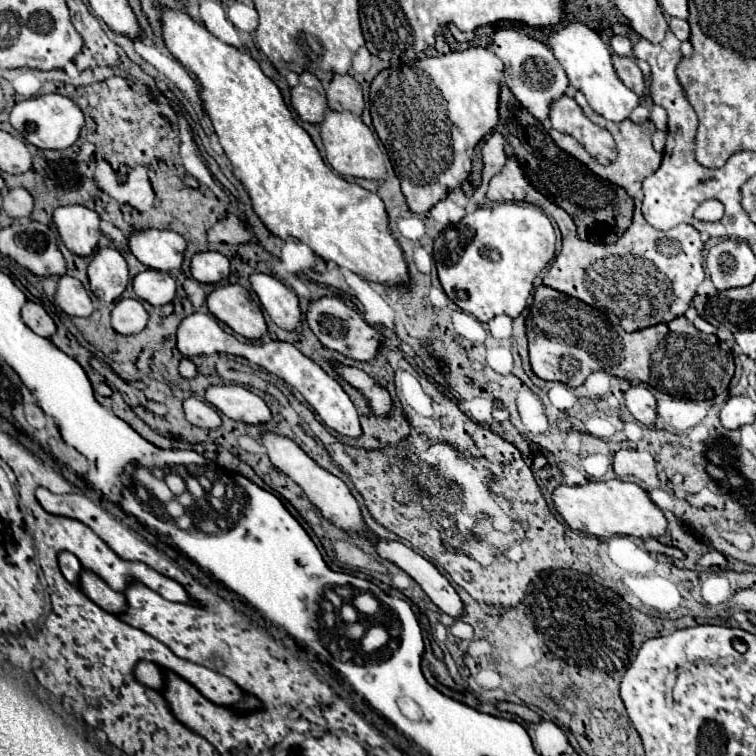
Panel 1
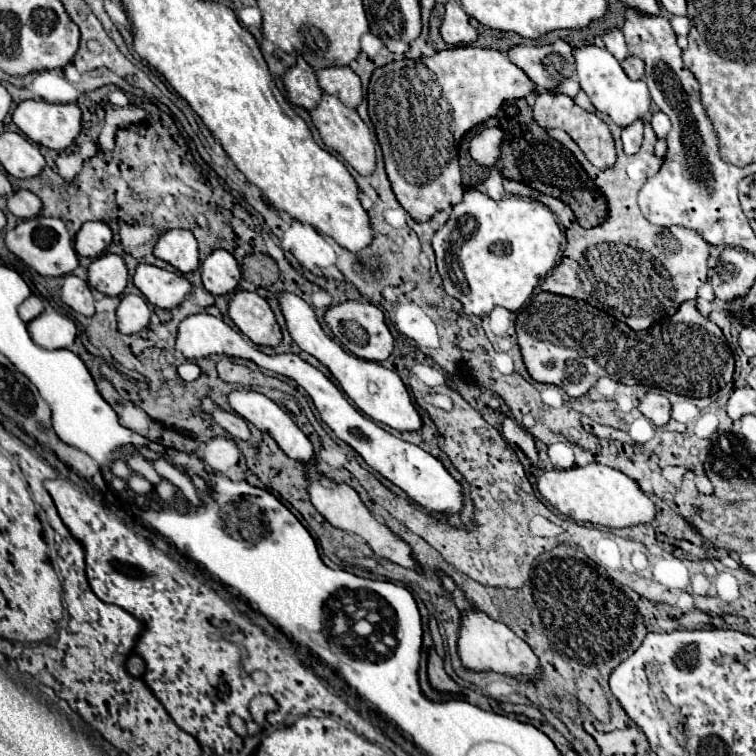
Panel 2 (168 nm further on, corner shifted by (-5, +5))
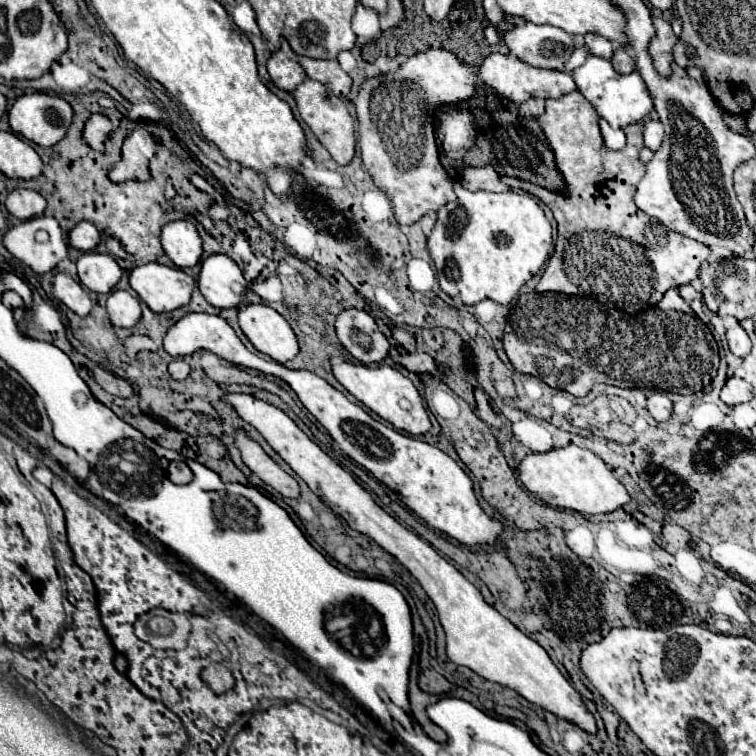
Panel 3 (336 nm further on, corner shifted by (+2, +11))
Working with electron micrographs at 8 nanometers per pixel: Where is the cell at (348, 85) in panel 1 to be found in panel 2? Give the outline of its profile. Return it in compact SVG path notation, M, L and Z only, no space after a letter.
M329 67L321 69L317 73L319 87L341 99L347 107L357 107L363 101L363 89L361 89L361 79L357 73L351 71L351 67Z

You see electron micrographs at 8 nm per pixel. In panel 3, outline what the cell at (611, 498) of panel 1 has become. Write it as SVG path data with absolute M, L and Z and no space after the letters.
M576 445L552 447L546 453L530 453L518 465L518 477L530 493L540 501L558 509L574 509L584 515L610 513L630 501L622 483L612 475L612 469L588 449Z

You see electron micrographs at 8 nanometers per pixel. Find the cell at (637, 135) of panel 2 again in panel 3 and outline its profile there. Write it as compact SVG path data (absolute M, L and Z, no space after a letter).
M600 119L600 131L602 131L602 137L604 137L604 145L608 147L608 149L622 149L624 145L626 145L626 135L624 135L624 131L622 129L612 129L610 125L608 125L608 121L604 121L604 119Z

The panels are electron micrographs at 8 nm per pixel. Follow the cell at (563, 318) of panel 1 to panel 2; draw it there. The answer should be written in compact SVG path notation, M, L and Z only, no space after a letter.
M541 291L531 299L525 309L521 309L515 325L529 375L539 383L551 383L561 387L571 397L585 395L599 377L611 377L625 385L657 385L659 389L687 397L709 397L733 379L735 359L731 355L727 339L715 323L711 323L697 311L695 301L685 301L673 317L661 319L645 331L633 331L625 323L601 313L597 307L585 301Z

